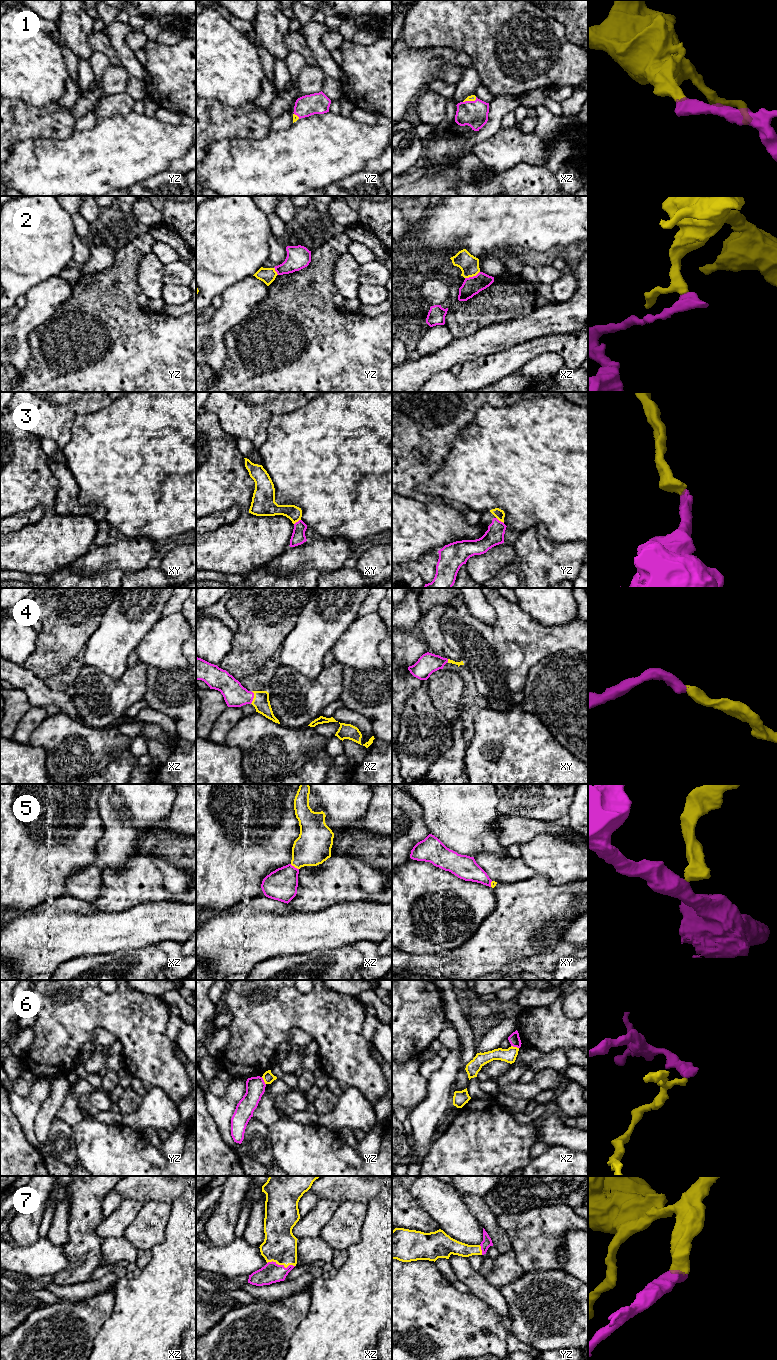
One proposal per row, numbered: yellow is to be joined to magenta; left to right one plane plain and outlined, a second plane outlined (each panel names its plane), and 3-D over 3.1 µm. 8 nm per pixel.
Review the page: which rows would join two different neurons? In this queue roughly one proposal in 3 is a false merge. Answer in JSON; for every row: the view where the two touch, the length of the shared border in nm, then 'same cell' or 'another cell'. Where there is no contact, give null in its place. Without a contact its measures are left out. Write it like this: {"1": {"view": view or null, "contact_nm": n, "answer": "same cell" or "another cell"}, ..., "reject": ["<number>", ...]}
{"1": {"view": "xz", "contact_nm": 120, "answer": "same cell"}, "2": {"view": "xz", "contact_nm": 130, "answer": "another cell"}, "3": {"view": "yz", "contact_nm": 80, "answer": "same cell"}, "4": {"view": "xz", "contact_nm": 110, "answer": "same cell"}, "5": {"view": "xz", "contact_nm": 80, "answer": "another cell"}, "6": {"view": "xz", "contact_nm": 70, "answer": "another cell"}, "7": {"view": "xz", "contact_nm": 220, "answer": "same cell"}, "reject": ["2", "5", "6"]}

